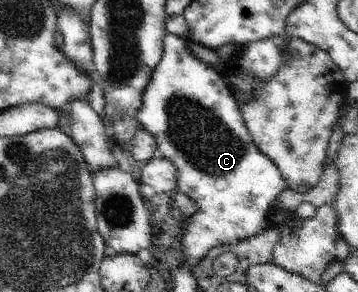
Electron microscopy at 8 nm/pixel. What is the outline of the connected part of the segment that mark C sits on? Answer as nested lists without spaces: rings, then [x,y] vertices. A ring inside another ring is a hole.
[[[172,34],[163,40],[161,61],[142,102],[137,121],[155,138],[158,155],[176,167],[179,191],[198,207],[187,220],[179,247],[190,268],[212,247],[238,244],[273,227],[273,203],[287,184],[276,165],[253,144],[225,79],[192,55],[186,40]]]

